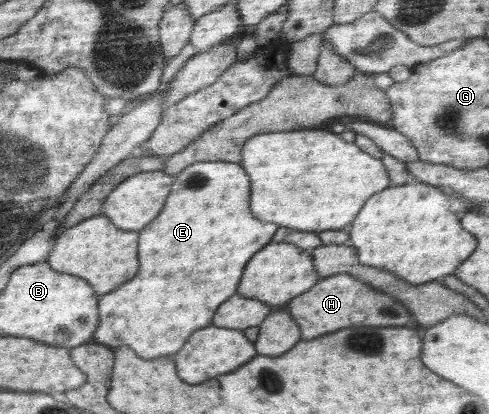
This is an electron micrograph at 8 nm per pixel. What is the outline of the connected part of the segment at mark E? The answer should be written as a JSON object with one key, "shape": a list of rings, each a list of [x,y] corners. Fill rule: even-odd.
{"shape":[[[204,161],[198,162],[185,168],[181,173],[174,176],[174,183],[170,195],[168,195],[164,207],[160,210],[157,217],[146,227],[139,231],[138,239],[138,261],[139,269],[136,275],[126,281],[116,290],[99,298],[98,313],[100,314],[100,325],[94,331],[91,341],[96,341],[98,344],[108,346],[115,349],[120,346],[128,346],[132,351],[136,352],[138,357],[144,359],[156,359],[162,355],[172,355],[176,351],[182,349],[182,345],[186,343],[186,339],[196,331],[202,329],[206,325],[210,325],[216,309],[220,303],[224,303],[228,297],[232,297],[236,293],[238,281],[242,277],[242,269],[246,267],[246,263],[250,261],[250,257],[254,253],[258,253],[265,245],[272,242],[272,237],[279,227],[274,223],[262,223],[258,221],[252,213],[250,213],[250,196],[251,196],[251,181],[246,174],[246,171],[239,165],[239,162],[224,162],[217,161]]]}

